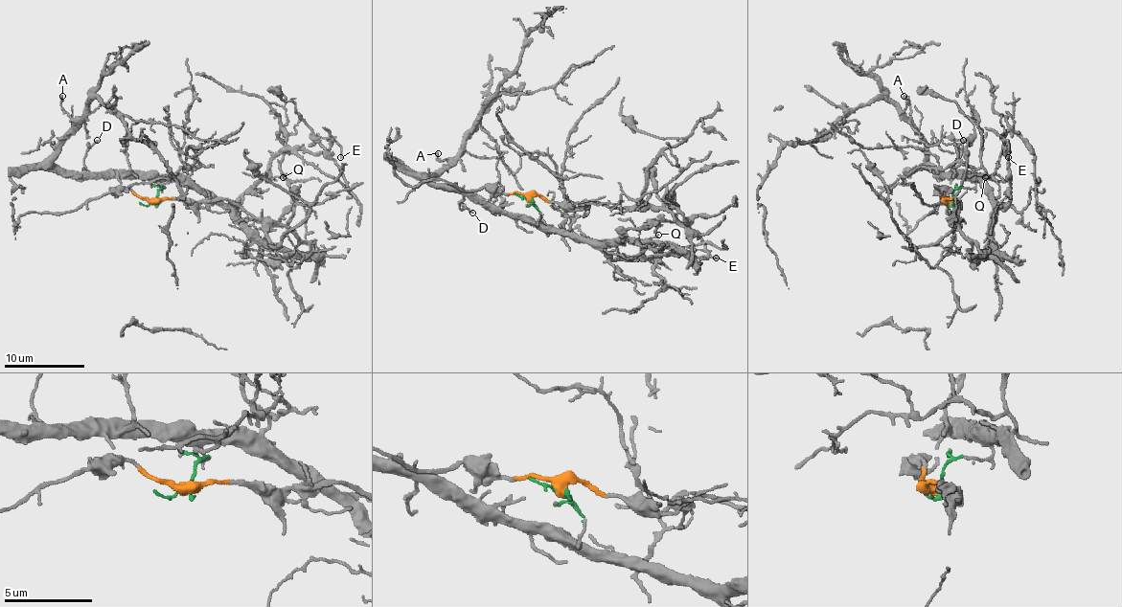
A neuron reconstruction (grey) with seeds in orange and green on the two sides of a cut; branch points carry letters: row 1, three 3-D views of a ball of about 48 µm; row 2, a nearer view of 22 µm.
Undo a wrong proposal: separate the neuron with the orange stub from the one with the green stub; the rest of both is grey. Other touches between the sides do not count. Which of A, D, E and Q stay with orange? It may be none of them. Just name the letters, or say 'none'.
none

